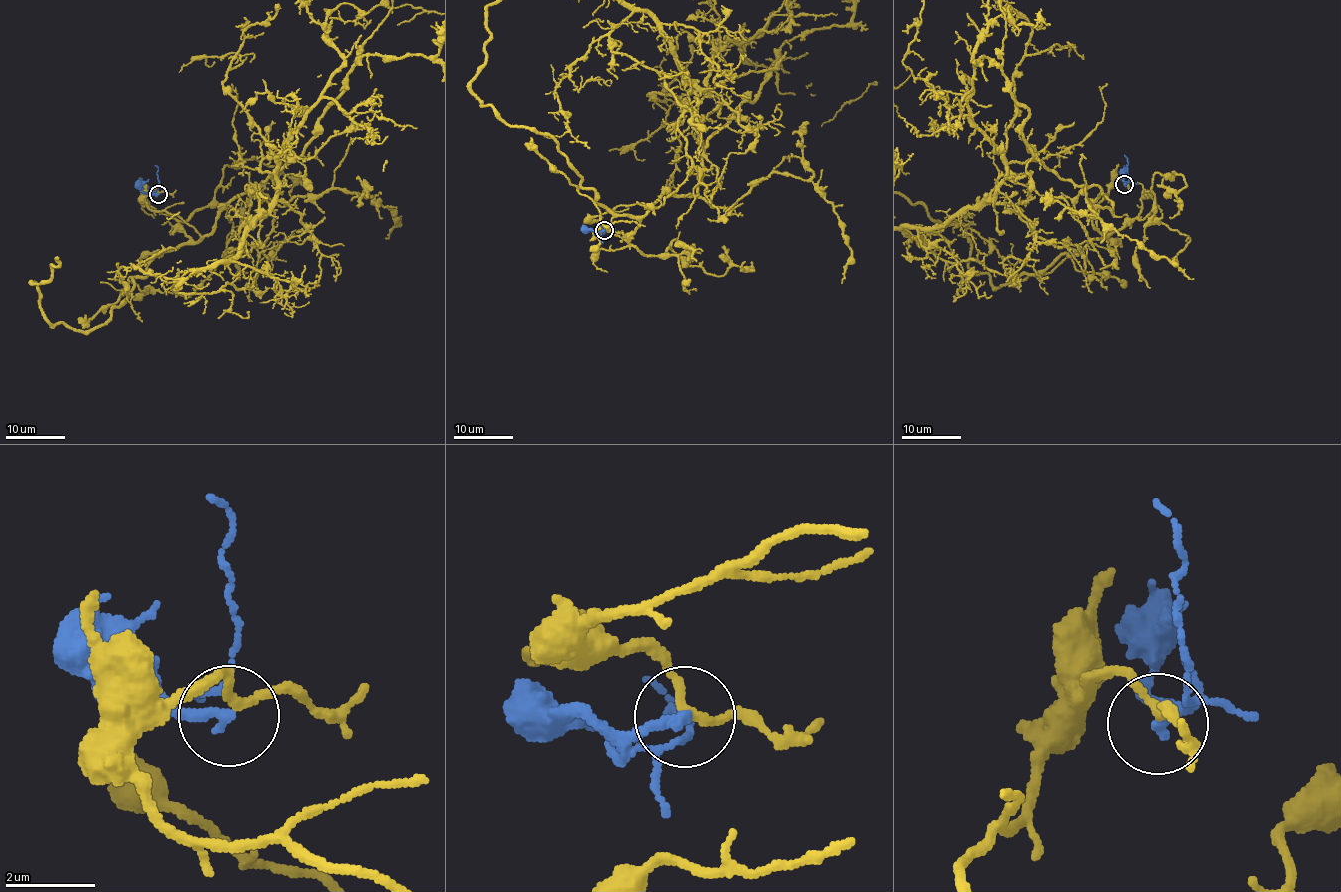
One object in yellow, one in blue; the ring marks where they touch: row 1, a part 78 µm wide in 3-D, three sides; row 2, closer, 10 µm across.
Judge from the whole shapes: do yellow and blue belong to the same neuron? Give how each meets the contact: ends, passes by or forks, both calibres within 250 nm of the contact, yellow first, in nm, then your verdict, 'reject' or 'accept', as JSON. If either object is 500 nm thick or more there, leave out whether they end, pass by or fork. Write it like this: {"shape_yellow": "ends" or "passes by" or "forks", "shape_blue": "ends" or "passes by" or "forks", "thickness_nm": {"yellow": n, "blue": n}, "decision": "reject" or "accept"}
{"shape_yellow": "passes by", "shape_blue": "ends", "thickness_nm": {"yellow": 180, "blue": 280}, "decision": "reject"}

